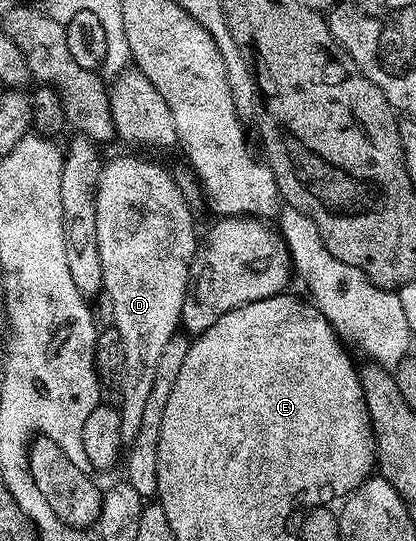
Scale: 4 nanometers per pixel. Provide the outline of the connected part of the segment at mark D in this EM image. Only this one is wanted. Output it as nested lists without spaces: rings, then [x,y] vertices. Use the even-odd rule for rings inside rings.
[[[119,156],[116,160],[108,159],[104,163],[101,174],[99,175],[99,185],[97,186],[97,250],[101,250],[101,274],[103,275],[103,292],[107,300],[111,303],[111,316],[115,319],[115,332],[123,339],[123,373],[119,376],[119,400],[117,399],[117,407],[119,409],[119,418],[121,420],[121,438],[124,445],[131,445],[137,438],[137,430],[141,430],[141,414],[145,411],[145,401],[149,398],[149,390],[153,390],[153,378],[157,378],[157,370],[159,369],[159,359],[161,354],[165,354],[165,346],[169,346],[169,342],[177,335],[181,328],[181,321],[179,315],[183,309],[183,303],[187,297],[187,287],[191,284],[191,263],[195,261],[195,254],[197,251],[197,240],[195,244],[195,216],[191,213],[192,205],[189,203],[186,196],[183,195],[183,191],[179,189],[179,185],[173,176],[169,176],[165,169],[161,168],[157,164],[149,164],[145,160],[134,160],[131,156]]]

